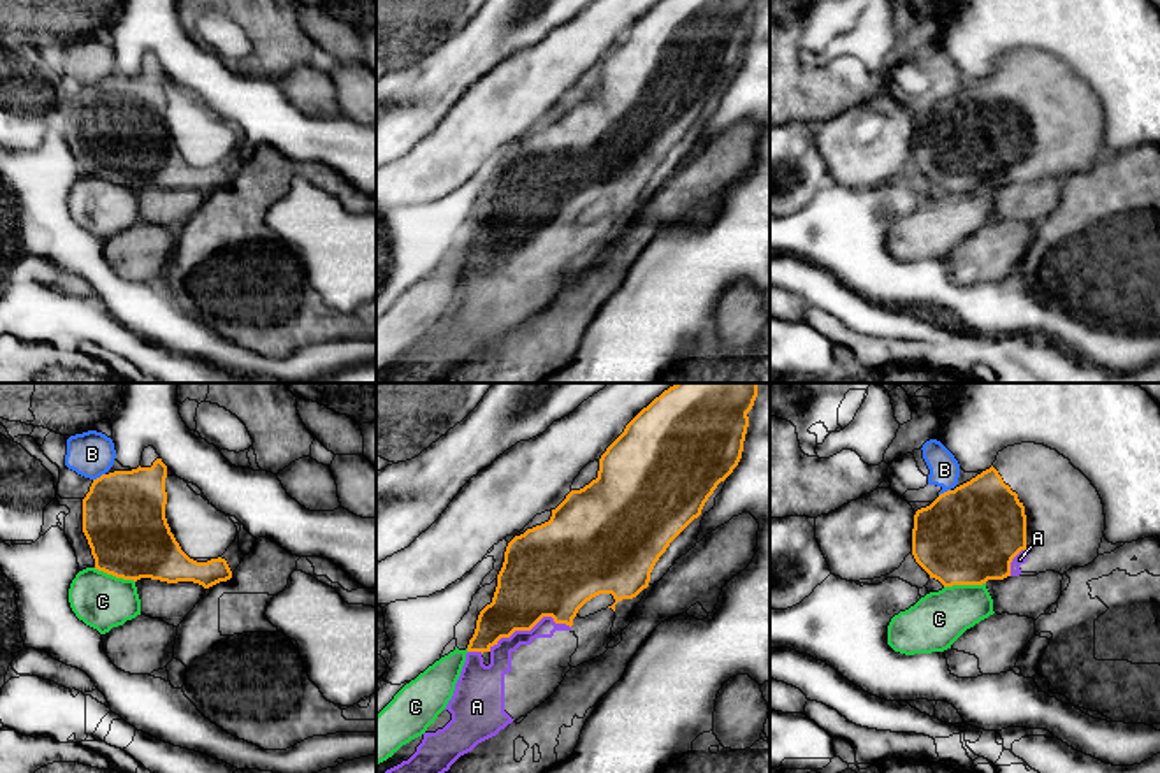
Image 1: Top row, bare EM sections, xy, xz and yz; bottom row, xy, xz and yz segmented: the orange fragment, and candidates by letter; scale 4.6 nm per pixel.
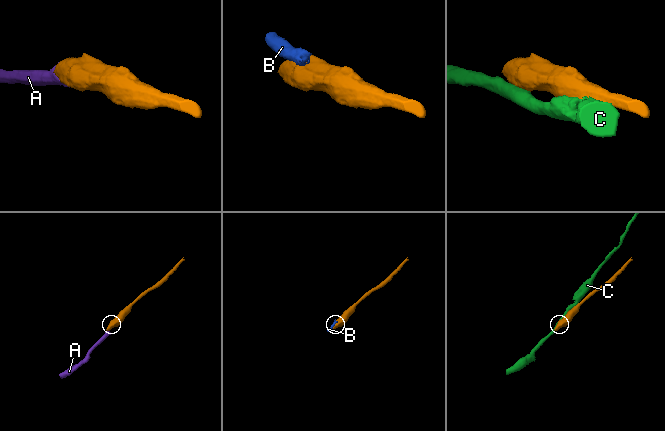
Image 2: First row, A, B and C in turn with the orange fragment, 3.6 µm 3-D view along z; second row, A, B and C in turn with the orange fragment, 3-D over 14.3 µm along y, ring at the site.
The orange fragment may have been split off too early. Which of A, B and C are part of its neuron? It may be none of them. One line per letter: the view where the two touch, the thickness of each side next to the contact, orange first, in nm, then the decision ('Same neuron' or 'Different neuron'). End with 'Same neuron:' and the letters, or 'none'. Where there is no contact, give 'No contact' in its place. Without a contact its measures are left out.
A: Touches orange in xz. Thickness 360 nm (orange) against 100 nm. Same neuron
B: Touches orange in xy. Thickness 380 nm (orange) against 220 nm. Different neuron
C: Touches orange in yz. Thickness 440 nm (orange) against 240 nm. Different neuron
Same neuron: A

